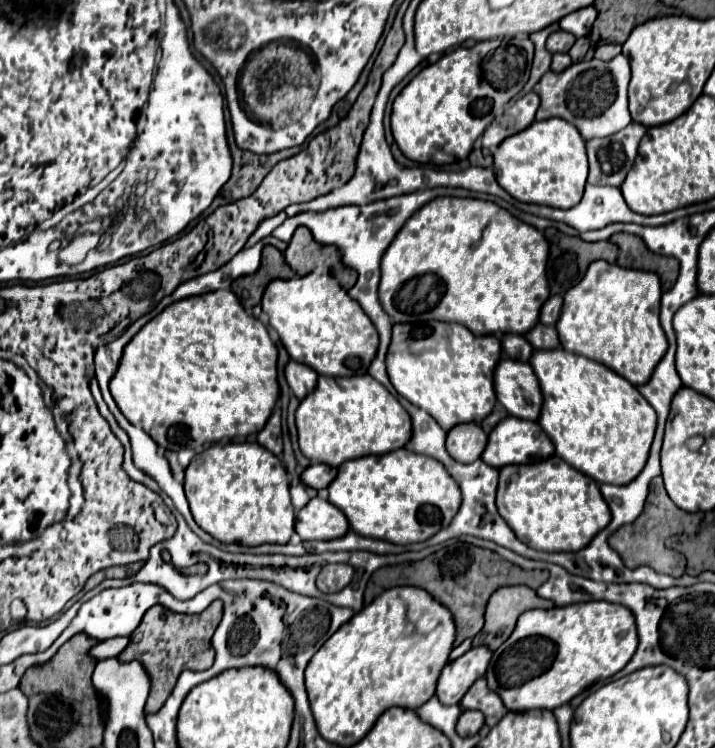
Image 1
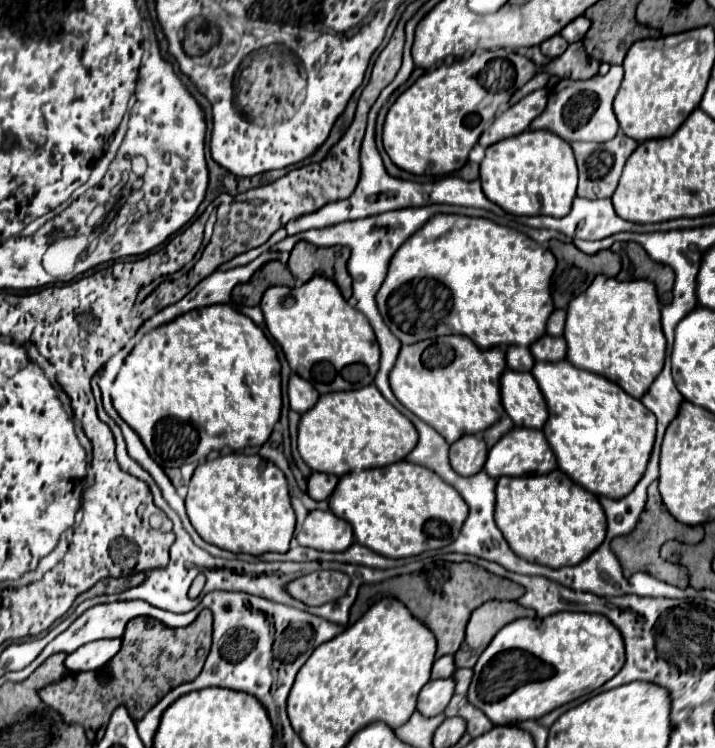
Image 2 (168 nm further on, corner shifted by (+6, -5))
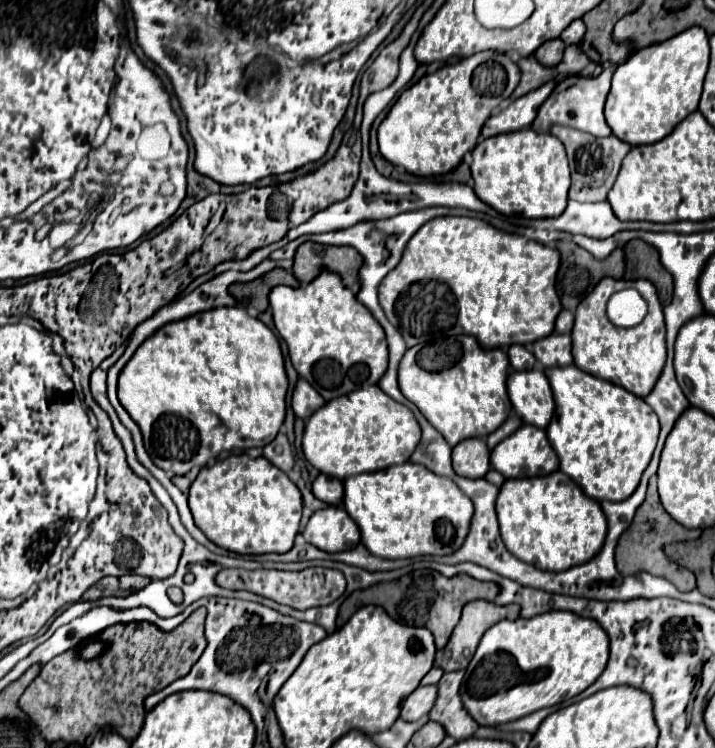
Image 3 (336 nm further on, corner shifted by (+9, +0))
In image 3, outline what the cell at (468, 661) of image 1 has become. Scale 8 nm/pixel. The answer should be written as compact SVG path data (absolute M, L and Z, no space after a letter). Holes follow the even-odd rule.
M419 685L401 707L401 717L407 721L417 721L431 711L437 699L437 685Z

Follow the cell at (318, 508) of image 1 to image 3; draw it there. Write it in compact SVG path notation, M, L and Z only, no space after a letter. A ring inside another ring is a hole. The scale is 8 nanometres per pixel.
M339 507L315 511L301 535L307 543L331 553L347 551L347 547L355 547L355 543L359 543L359 527L355 527L347 511Z

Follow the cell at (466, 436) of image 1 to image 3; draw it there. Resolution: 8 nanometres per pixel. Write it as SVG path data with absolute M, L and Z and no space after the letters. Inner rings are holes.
M463 439L453 447L453 469L463 477L483 477L491 465L489 465L489 449L483 443L483 439Z

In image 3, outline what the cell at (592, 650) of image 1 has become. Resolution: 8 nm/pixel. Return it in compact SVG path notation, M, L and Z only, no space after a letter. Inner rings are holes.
M547 611L531 619L499 621L481 639L461 683L461 699L471 717L479 725L501 725L535 713L543 707L553 707L565 699L571 699L585 691L599 673L607 667L609 659L609 635L603 627L589 617L579 617L571 611Z

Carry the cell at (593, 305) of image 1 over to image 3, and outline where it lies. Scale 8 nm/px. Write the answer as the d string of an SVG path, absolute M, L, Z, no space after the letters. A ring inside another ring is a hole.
M611 277L601 279L595 285L595 289L577 305L571 339L573 339L573 363L579 369L583 369L599 379L603 377L605 381L611 381L611 383L631 391L637 397L649 395L651 387L655 385L657 377L663 371L665 359L667 359L663 307L657 299L657 289L647 279L635 279L635 281L623 281L623 279L611 279ZM627 287L635 287L641 293L641 297L649 305L649 313L645 315L645 319L639 325L623 329L623 327L615 327L609 321L607 301L613 293L627 289Z

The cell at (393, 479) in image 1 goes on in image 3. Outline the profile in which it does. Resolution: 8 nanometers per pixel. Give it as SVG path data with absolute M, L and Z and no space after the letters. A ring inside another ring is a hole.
M401 463L391 465L387 469L375 471L375 473L361 473L351 475L343 481L345 493L343 493L343 505L349 517L357 523L361 531L361 543L377 557L383 559L405 559L405 557L417 557L417 555L449 555L455 549L461 547L467 525L471 521L471 499L455 487L455 483L447 477L439 477L427 467L421 467L417 463Z

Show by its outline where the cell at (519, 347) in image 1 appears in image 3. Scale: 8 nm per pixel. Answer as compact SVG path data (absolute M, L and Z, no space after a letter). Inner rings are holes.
M511 345L509 347L509 363L517 371L537 367L537 359L533 357L533 353L525 345Z

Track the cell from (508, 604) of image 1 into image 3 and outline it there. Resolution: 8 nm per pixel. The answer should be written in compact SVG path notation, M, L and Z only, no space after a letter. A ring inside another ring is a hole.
M471 601L463 607L461 621L457 623L449 643L449 653L439 653L435 665L443 671L455 671L465 669L469 661L473 659L473 653L483 637L483 633L499 623L501 619L517 619L521 607L519 605L495 605L491 601Z

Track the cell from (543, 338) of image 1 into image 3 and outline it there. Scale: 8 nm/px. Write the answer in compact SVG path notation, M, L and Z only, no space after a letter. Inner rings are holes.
M551 333L543 339L537 339L531 345L531 351L543 367L563 367L563 365L573 363L571 337L569 335Z

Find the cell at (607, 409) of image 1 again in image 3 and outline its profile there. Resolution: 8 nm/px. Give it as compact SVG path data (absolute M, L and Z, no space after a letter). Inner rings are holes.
M575 365L549 367L545 375L553 389L555 415L547 427L551 447L559 457L559 469L597 501L623 501L647 469L659 437L655 411L637 395Z

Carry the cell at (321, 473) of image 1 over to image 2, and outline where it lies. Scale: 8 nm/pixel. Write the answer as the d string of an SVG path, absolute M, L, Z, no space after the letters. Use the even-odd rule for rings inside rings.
M314 472L314 474L308 478L308 494L310 494L314 500L328 500L328 496L332 496L336 484L338 484L338 476Z

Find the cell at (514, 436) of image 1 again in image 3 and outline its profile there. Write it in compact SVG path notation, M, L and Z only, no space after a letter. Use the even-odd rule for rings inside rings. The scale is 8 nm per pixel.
M521 425L513 435L505 437L493 451L491 451L491 467L499 471L505 479L515 477L537 477L537 475L549 475L551 471L559 469L557 455L553 447L549 445L549 439L545 435L545 429Z

